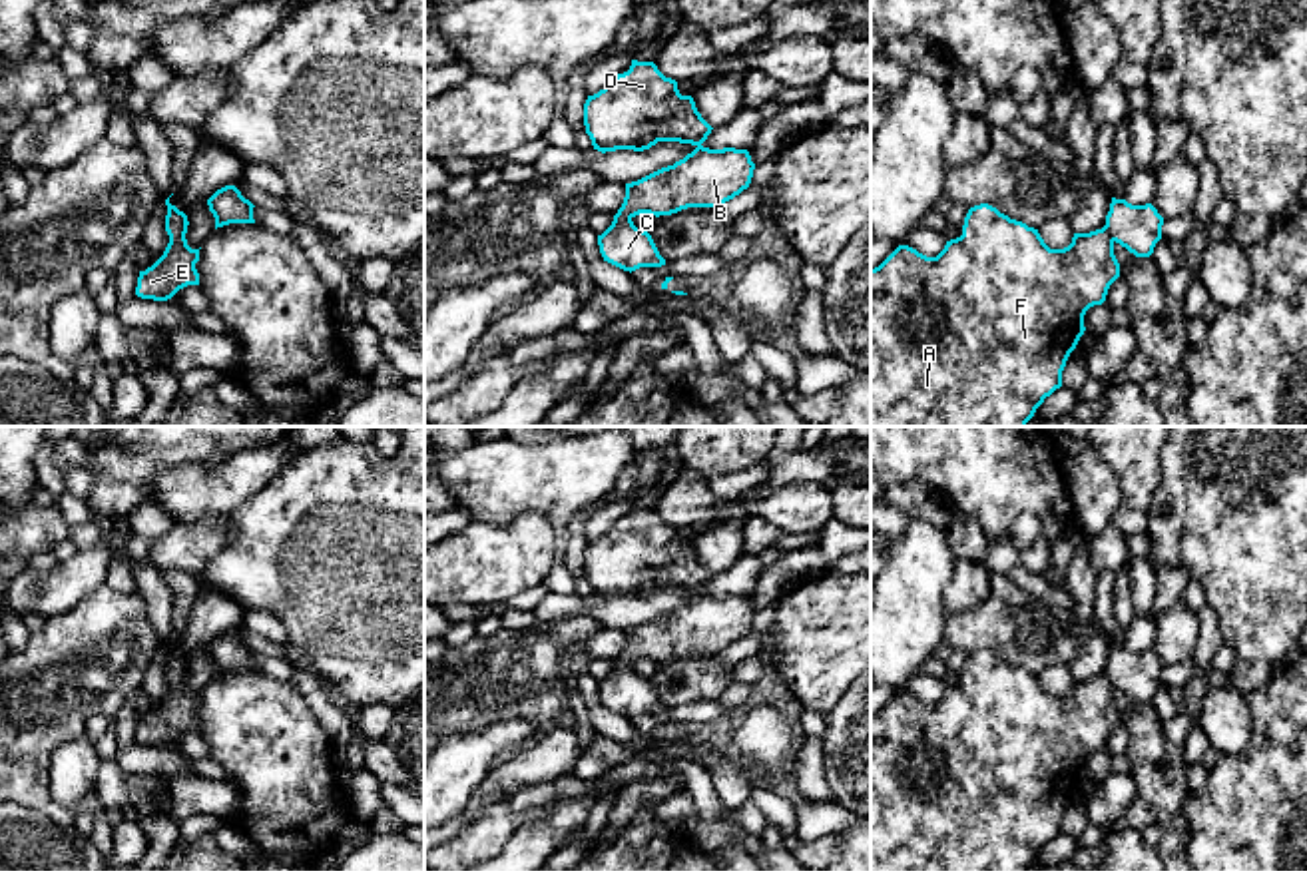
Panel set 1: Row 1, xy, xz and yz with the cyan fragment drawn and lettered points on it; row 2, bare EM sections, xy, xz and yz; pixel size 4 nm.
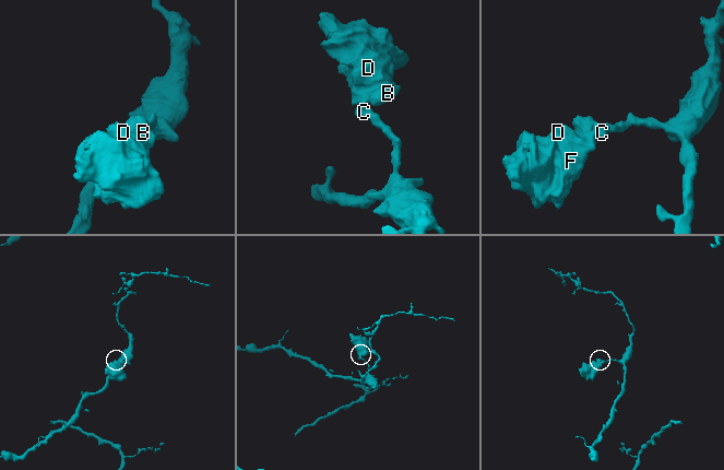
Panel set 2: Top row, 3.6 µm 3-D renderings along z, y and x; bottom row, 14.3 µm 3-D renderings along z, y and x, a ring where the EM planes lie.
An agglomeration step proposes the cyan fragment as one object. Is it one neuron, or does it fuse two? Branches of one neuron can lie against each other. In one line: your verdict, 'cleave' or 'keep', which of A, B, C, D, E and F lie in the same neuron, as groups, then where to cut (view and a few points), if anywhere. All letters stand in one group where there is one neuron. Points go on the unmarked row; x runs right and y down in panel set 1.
cleave; groups A B D E F / C; cut xy (184, 678), (170, 684)

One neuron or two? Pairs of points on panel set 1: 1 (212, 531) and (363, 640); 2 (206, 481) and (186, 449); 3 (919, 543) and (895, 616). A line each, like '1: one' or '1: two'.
1: two
2: two
3: one

